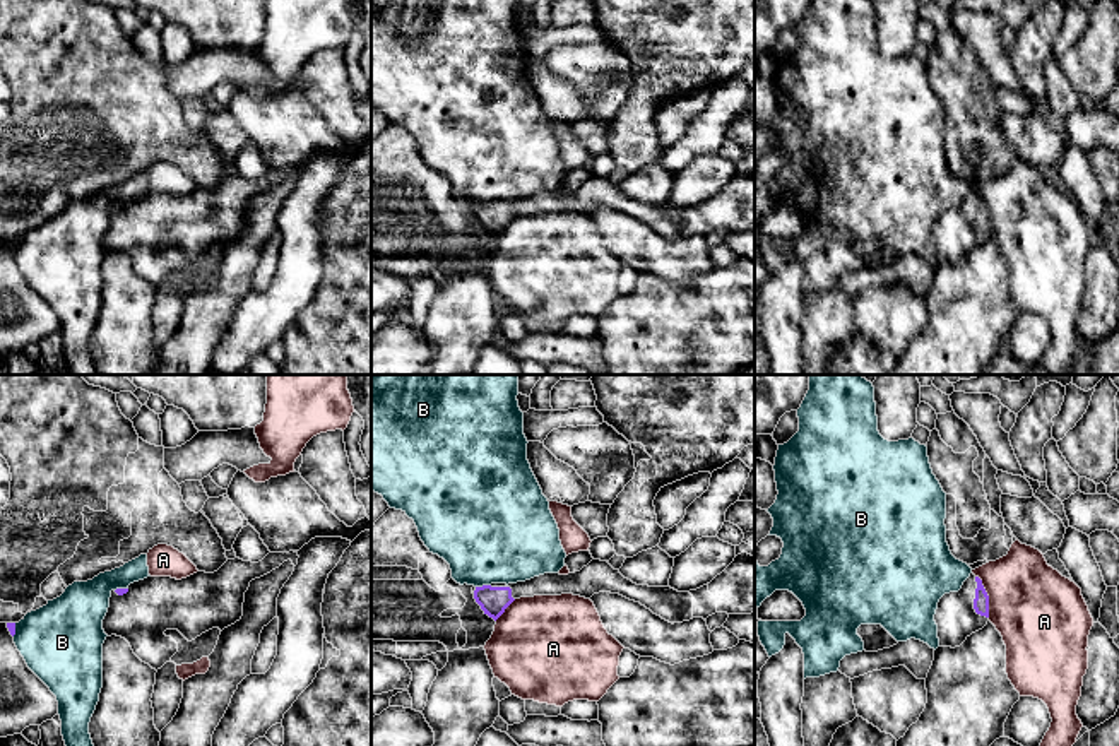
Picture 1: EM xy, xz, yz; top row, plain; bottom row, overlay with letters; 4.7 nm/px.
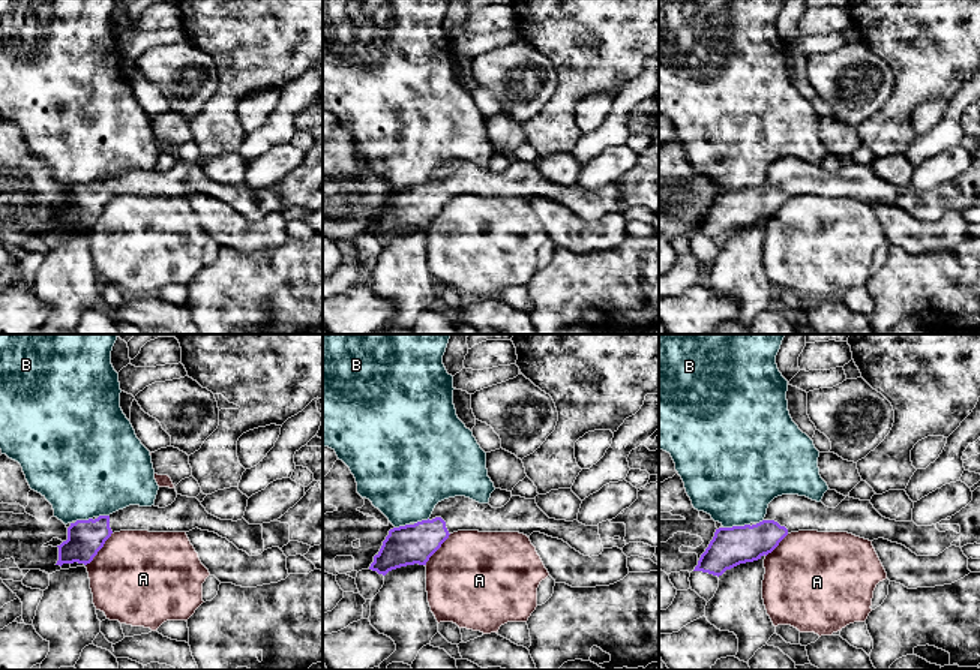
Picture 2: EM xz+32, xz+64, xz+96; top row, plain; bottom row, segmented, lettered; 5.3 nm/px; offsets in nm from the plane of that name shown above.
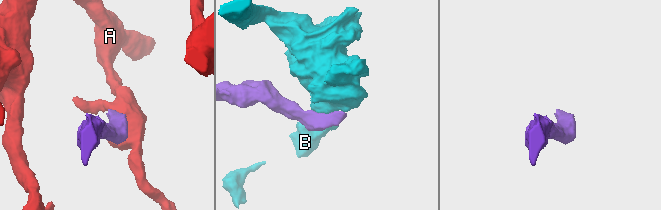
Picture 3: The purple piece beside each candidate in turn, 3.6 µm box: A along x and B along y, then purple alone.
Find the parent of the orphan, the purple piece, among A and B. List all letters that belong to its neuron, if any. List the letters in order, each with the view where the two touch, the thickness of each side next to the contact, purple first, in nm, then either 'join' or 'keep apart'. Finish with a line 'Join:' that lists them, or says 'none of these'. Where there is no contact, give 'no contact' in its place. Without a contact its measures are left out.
A: yz | 80/400 nm | keep apart
B: xz | 140/480 nm | keep apart
Join: none of these

